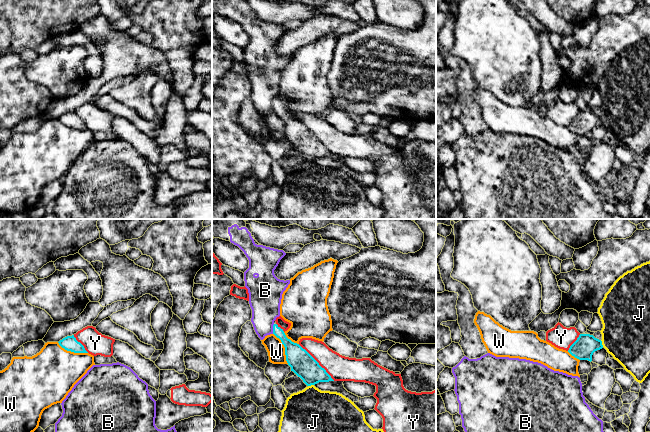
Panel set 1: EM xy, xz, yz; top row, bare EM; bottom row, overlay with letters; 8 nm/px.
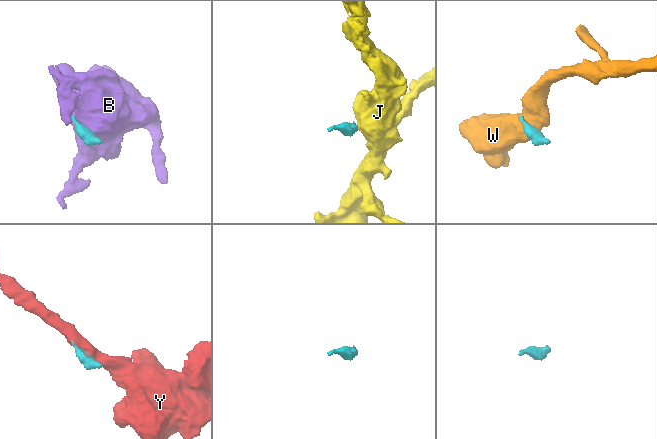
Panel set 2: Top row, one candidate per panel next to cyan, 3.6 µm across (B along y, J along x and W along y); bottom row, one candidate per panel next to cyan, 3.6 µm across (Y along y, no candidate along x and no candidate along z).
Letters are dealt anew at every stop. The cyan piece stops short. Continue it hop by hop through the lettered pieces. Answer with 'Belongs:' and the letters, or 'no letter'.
Belongs: no letter

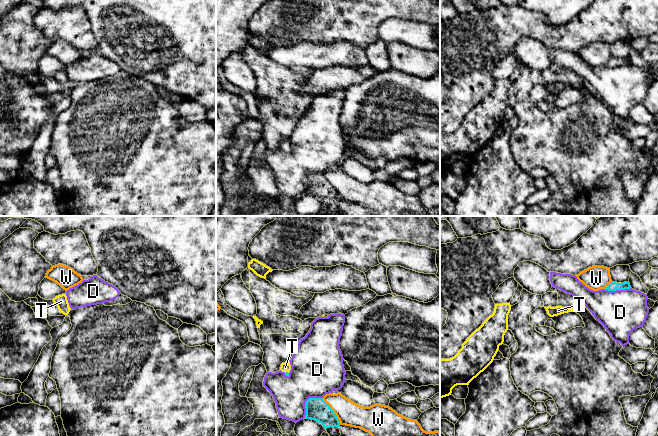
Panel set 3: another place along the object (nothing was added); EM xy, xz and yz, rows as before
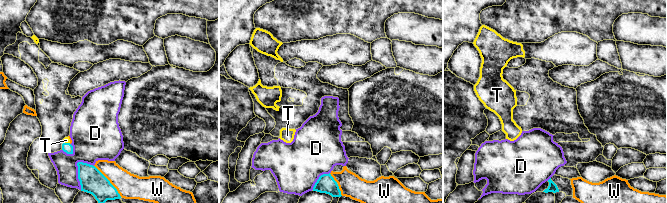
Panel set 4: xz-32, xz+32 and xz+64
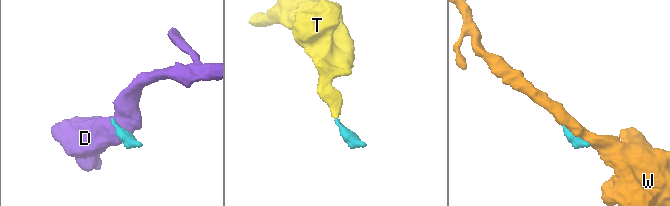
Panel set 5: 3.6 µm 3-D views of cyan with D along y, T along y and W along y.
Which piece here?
Belongs: T

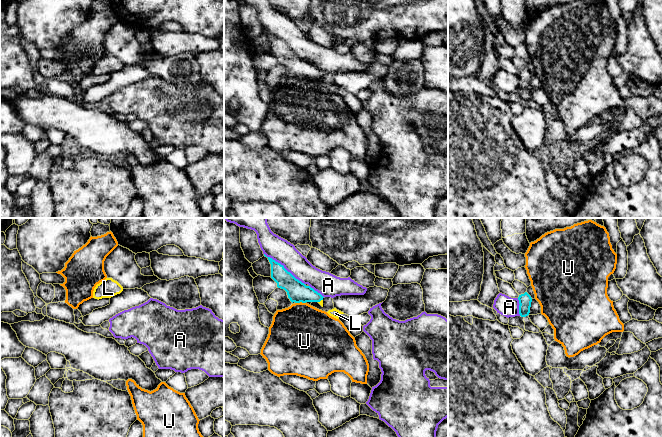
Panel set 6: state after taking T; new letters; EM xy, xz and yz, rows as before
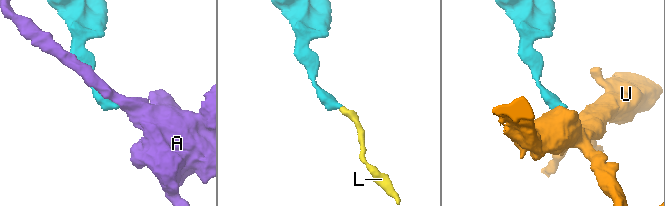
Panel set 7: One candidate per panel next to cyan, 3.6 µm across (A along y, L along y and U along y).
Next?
Belongs: L

